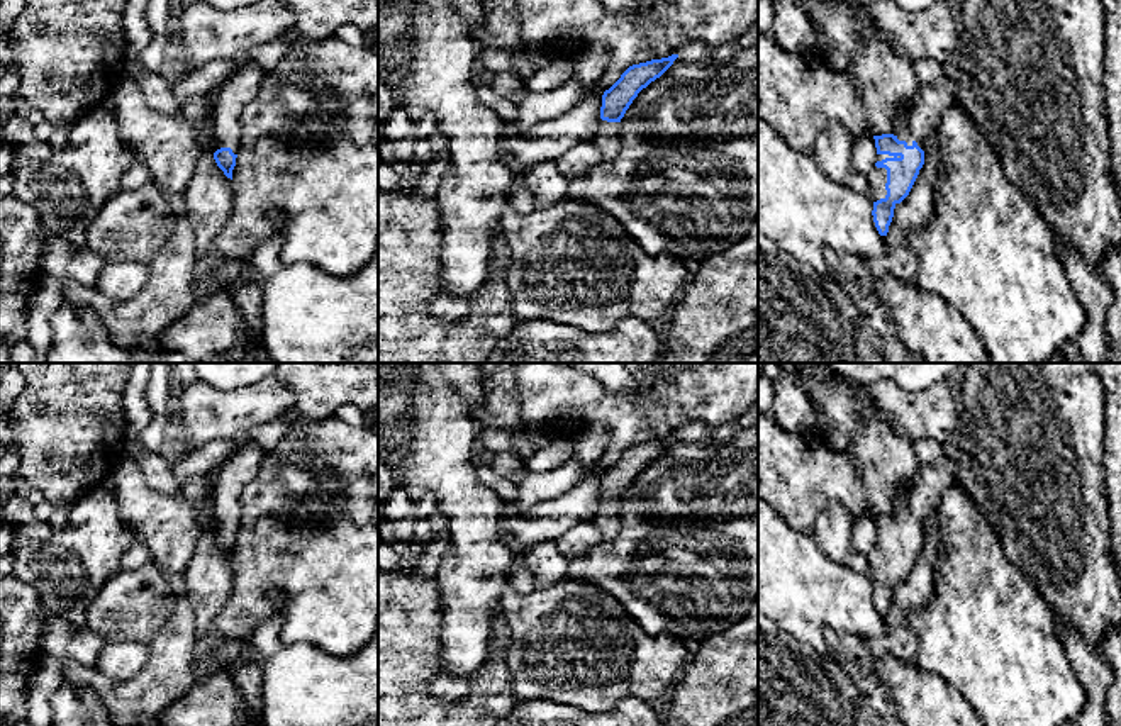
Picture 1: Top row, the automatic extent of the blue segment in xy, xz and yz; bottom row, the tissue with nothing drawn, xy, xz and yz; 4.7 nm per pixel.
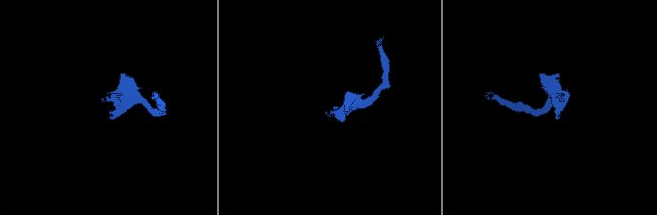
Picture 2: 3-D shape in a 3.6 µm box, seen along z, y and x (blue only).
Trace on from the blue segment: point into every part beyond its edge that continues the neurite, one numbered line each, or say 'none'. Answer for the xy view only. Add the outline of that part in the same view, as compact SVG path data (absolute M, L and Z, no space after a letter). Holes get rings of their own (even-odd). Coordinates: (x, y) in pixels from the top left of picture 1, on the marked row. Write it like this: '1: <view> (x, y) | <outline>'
1: xy (239, 89) | M244 61L239 68L217 88L217 98L212 109L212 122L217 137L214 153L220 148L231 148L239 153L241 139L241 112L256 97L263 68L258 63Z

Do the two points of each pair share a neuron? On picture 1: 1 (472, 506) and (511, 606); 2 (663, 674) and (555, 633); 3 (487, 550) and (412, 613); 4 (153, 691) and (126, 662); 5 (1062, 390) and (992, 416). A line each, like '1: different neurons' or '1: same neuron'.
1: different neurons
2: same neuron
3: different neurons
4: different neurons
5: same neuron

